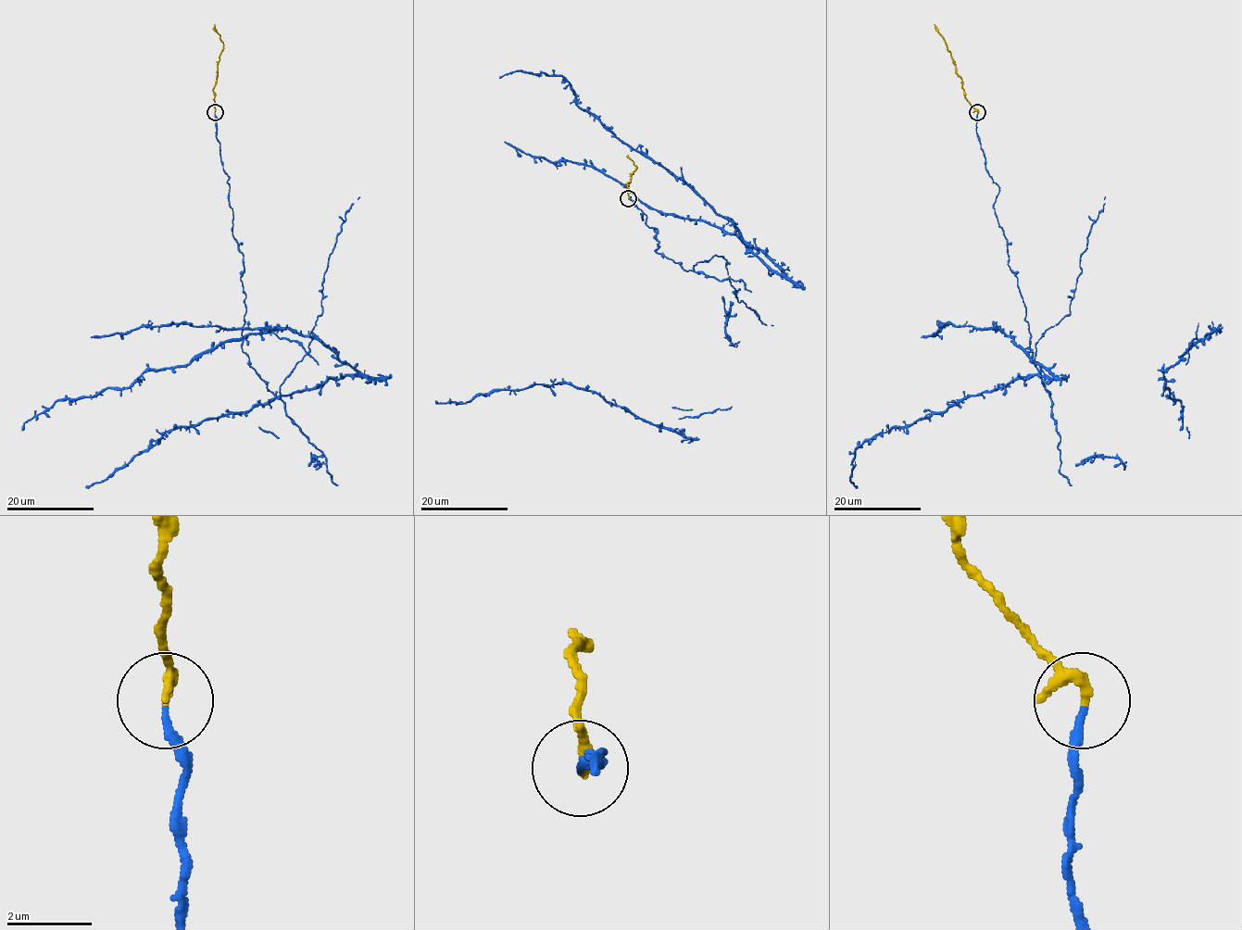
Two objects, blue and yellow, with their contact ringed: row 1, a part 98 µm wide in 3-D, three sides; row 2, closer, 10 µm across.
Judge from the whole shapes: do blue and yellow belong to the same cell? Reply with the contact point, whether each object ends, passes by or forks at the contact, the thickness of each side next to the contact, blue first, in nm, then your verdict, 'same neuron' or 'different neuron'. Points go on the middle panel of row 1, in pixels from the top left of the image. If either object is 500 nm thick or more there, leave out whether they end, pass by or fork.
(628, 198) | blue ends | yellow passes by | 190/200 nm | same neuron

